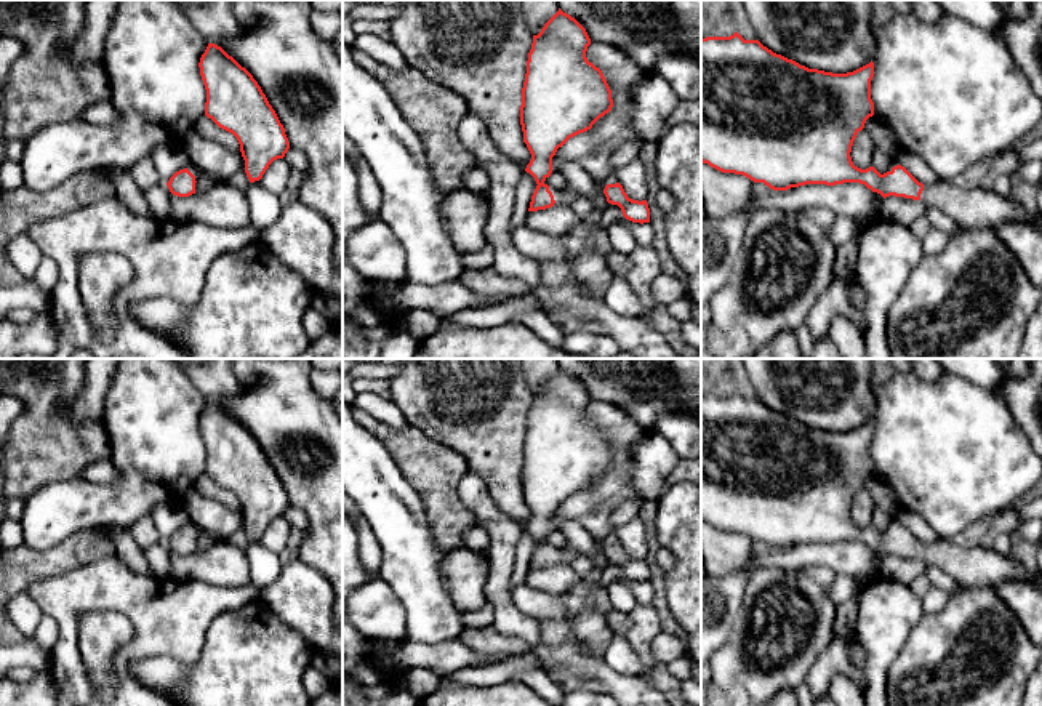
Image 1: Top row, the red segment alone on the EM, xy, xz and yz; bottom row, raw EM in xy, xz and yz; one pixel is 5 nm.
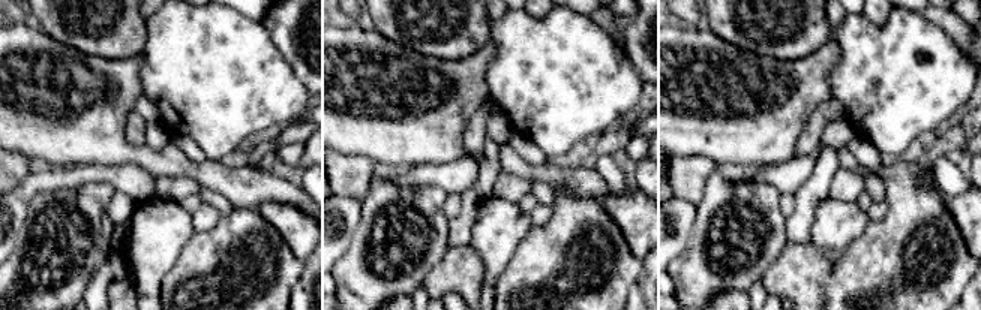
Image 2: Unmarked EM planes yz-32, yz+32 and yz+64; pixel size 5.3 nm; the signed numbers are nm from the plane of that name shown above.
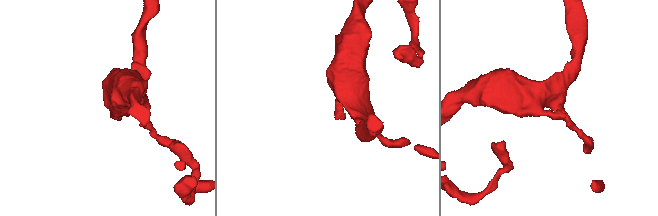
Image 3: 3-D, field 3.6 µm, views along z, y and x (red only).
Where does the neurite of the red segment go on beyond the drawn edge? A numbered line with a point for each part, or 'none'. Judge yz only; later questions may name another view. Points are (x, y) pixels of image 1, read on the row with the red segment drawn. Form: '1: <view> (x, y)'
1: yz (967, 207)

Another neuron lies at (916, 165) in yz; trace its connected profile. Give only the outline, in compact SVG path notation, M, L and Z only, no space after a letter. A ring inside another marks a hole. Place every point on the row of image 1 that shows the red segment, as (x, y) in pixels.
M900 150L896 157L898 163L904 166L919 183L933 184L936 176L935 171L925 163L924 158L911 152Z

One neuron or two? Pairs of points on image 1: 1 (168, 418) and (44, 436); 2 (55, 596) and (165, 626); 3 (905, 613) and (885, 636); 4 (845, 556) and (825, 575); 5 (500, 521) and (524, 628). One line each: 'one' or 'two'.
1: two
2: one
3: one
4: two
5: one

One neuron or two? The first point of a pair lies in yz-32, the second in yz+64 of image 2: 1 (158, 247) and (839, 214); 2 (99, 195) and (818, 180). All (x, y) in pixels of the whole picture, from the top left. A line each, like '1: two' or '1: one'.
1: one
2: two

